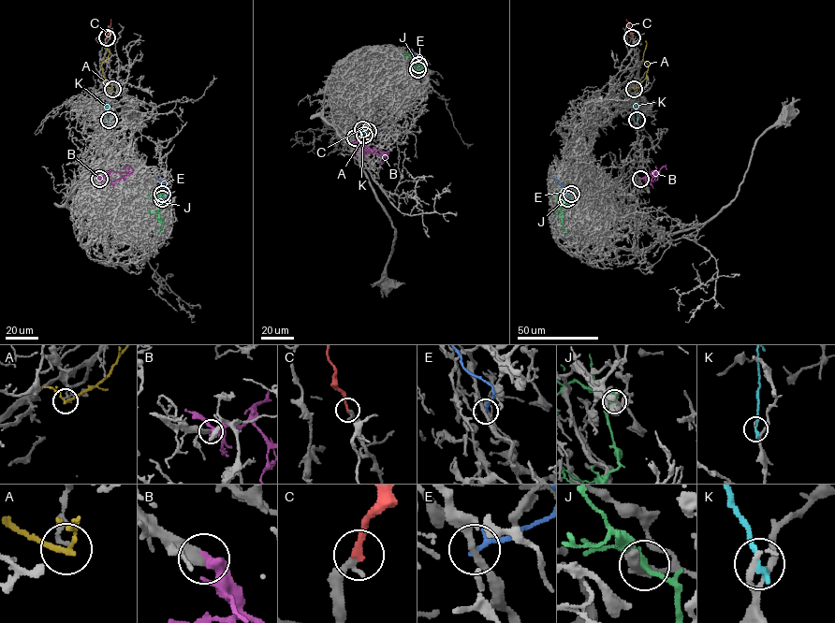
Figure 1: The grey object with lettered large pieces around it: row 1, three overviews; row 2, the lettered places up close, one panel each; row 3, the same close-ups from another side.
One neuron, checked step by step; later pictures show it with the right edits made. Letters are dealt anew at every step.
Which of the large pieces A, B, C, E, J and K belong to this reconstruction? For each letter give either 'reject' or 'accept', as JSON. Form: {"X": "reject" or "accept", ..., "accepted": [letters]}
{"A": "reject", "B": "accept", "C": "accept", "E": "reject", "J": "reject", "K": "reject", "accepted": ["B", "C"]}

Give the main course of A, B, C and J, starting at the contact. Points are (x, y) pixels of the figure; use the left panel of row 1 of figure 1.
A: (112, 89), (107, 86), (101, 65), (109, 52), (99, 41)
B: (98, 179), (112, 171), (129, 173), (129, 166), (123, 169)
C: (107, 37), (110, 19)
J: (162, 194), (158, 191), (161, 199), (158, 216), (163, 225), (159, 231), (163, 232)

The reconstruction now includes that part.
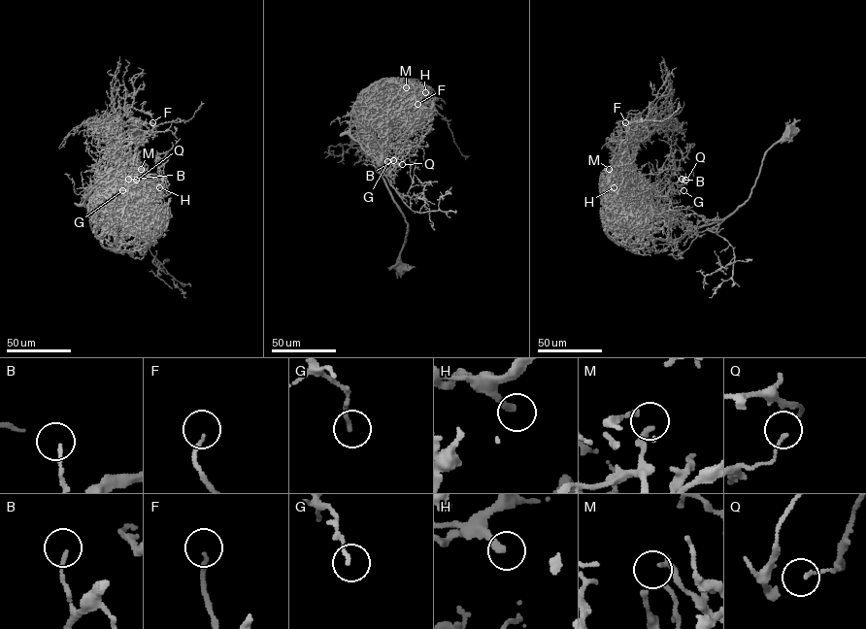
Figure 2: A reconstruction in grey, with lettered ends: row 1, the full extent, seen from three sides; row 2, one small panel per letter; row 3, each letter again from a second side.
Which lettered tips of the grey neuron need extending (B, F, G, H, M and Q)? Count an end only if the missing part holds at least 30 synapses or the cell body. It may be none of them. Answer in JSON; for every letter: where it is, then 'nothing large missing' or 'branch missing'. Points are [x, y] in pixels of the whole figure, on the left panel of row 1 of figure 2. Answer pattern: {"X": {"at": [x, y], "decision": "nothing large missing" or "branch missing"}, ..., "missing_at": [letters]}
{"B": {"at": [128, 179], "decision": "nothing large missing"}, "F": {"at": [152, 122], "decision": "branch missing"}, "G": {"at": [122, 190], "decision": "nothing large missing"}, "H": {"at": [159, 187], "decision": "branch missing"}, "M": {"at": [141, 169], "decision": "branch missing"}, "Q": {"at": [136, 180], "decision": "nothing large missing"}, "missing_at": ["F", "H", "M"]}

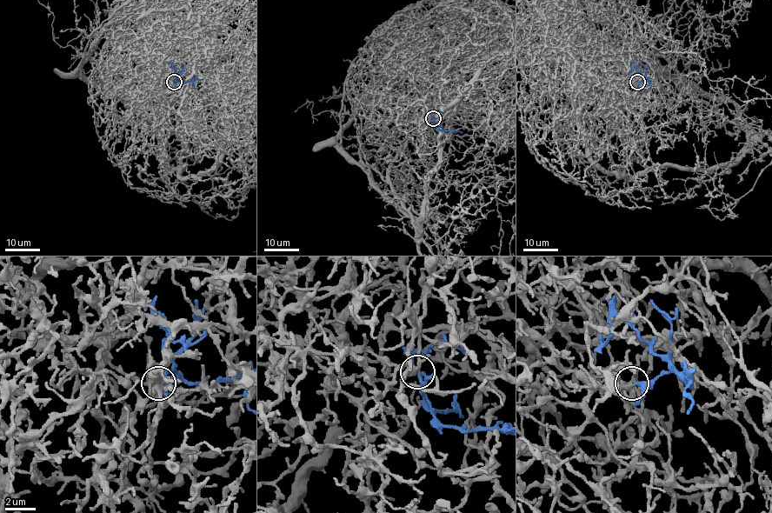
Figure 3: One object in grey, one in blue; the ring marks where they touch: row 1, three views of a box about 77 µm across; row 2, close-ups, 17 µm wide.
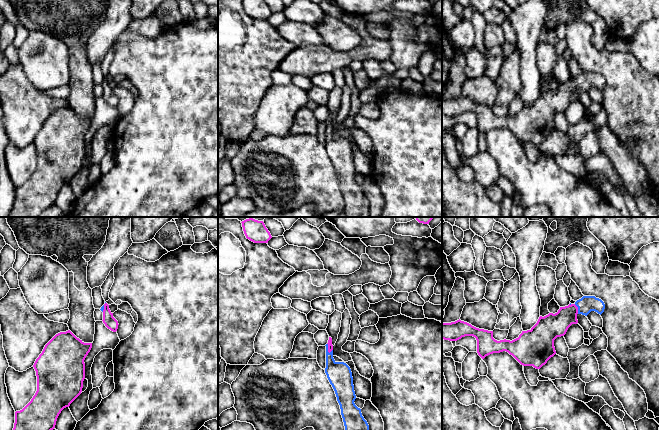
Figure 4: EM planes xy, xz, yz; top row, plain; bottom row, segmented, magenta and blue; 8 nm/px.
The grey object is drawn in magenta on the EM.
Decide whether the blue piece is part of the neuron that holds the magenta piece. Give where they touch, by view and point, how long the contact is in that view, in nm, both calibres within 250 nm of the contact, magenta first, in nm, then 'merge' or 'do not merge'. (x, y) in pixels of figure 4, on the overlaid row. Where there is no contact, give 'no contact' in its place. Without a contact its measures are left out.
meets magenta in xz at (328, 348); contact 90 nm long; 50 nm thick on the magenta side, 200 nm on the other; merge

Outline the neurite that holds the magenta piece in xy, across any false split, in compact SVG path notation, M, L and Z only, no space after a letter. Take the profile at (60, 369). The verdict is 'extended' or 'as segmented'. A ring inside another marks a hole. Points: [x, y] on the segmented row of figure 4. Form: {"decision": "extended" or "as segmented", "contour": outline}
{"decision": "as segmented", "contour": "M70 330L56 334L44 347L33 367L37 376L37 391L31 401L15 412L13 430L53 430L61 411L81 394L85 379L84 360L92 343L84 343Z"}

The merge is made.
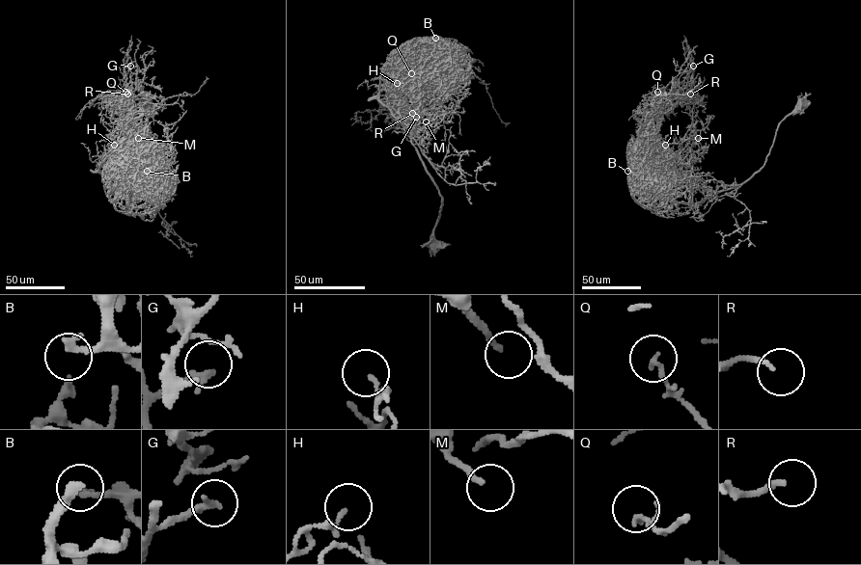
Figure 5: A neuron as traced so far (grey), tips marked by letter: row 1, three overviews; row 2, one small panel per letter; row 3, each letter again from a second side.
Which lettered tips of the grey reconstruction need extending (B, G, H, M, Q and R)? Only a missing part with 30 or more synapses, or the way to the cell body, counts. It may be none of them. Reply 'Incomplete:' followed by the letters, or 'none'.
Incomplete: B, G, M

